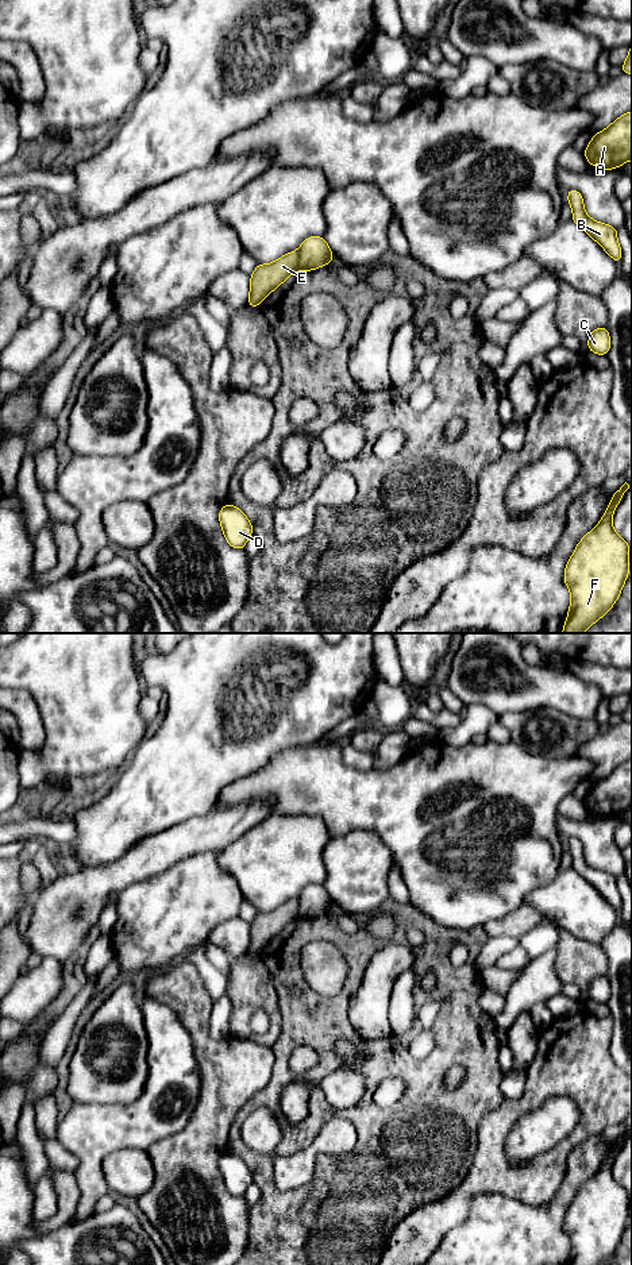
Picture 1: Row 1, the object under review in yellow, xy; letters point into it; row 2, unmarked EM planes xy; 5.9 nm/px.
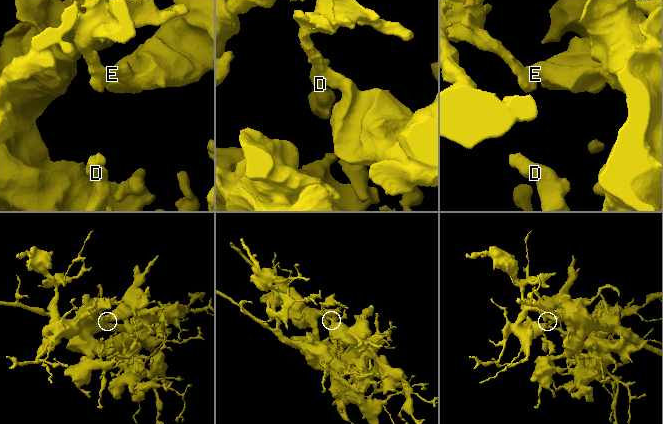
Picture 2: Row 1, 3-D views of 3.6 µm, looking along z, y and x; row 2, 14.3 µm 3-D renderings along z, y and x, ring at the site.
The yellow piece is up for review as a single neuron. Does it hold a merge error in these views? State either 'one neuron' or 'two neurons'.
two neurons

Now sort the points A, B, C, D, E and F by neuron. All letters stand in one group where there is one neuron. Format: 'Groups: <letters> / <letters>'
Groups: A B C D F / E

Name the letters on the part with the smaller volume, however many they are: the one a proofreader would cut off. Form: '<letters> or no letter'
E

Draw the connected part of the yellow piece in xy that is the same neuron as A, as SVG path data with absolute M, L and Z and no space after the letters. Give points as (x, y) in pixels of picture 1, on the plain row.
M632 759L616 767L608 776L593 782L583 799L586 809L602 818L616 817L632 807Z

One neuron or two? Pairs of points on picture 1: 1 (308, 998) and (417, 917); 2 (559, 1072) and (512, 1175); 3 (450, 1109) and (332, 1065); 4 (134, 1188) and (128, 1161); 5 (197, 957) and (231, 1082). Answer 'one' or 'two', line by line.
1: one
2: one
3: one
4: one
5: two

